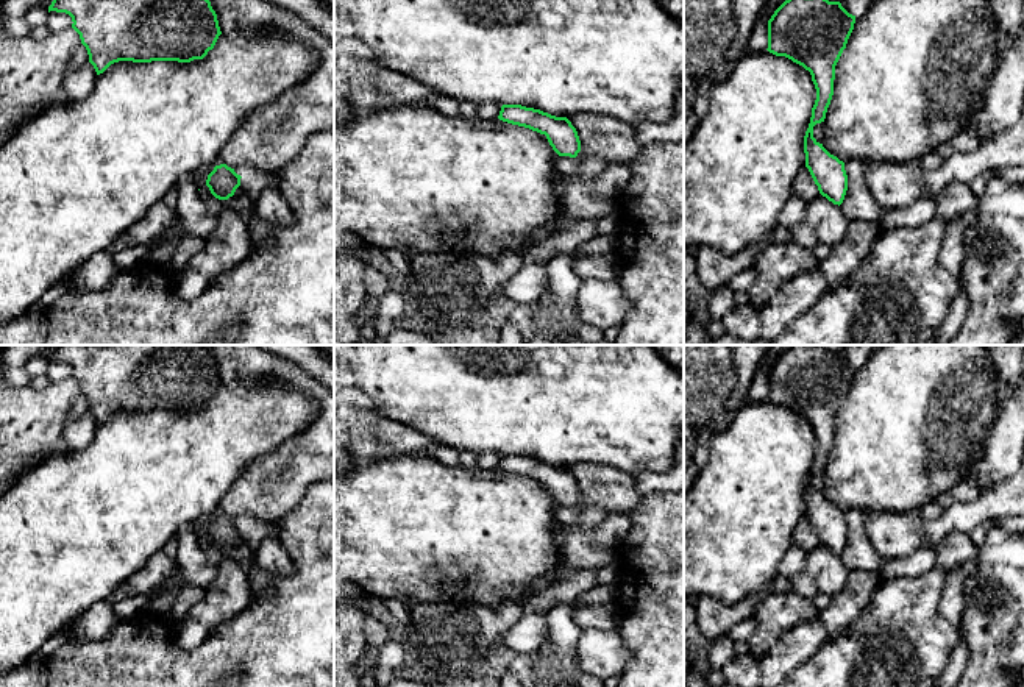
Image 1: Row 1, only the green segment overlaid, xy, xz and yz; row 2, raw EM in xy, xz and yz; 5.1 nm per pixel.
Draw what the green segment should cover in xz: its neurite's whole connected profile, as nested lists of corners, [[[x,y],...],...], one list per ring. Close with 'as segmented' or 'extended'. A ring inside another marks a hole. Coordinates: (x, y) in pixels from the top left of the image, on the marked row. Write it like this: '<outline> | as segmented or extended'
[[[503,105],[498,119],[545,134],[559,156],[576,158],[581,151],[578,131],[567,117],[521,105]]] | as segmented

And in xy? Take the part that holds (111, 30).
[[[53,0],[48,12],[66,12],[97,75],[119,61],[203,59],[222,34],[209,0]]] | as segmented

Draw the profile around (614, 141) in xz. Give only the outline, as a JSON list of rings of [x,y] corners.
[[[579,112],[568,120],[578,131],[581,151],[576,158],[556,158],[554,167],[560,176],[578,173],[582,162],[593,156],[603,158],[607,166],[629,167],[642,150],[642,144],[635,139],[635,126],[626,122],[592,112]]]

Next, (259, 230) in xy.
[[[209,0],[220,31],[236,36],[247,28],[275,25],[315,50],[312,72],[278,98],[253,109],[223,145],[219,158],[198,169],[194,181],[211,215],[236,211],[247,217],[251,247],[259,253],[270,247],[272,230],[258,211],[258,203],[240,186],[228,200],[215,198],[206,186],[215,166],[231,169],[248,164],[276,175],[320,131],[334,130],[334,44],[314,30],[301,16],[265,0]]]

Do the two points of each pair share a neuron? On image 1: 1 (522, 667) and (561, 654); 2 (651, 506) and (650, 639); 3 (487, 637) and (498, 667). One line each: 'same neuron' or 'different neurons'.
1: same neuron
2: same neuron
3: same neuron

